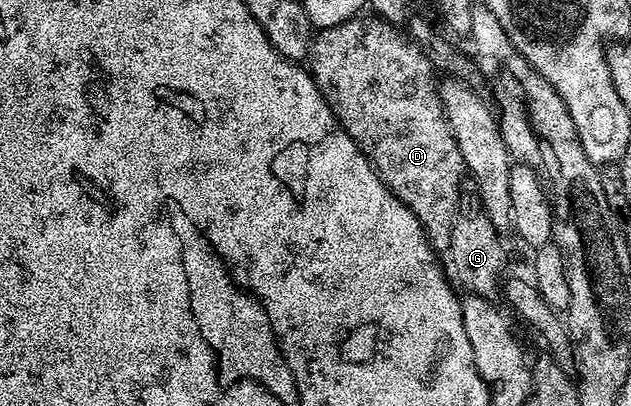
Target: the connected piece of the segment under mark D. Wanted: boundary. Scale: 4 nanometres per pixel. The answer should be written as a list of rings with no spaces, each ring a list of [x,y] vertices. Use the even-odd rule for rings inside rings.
[[[371,17],[365,23],[359,23],[359,18],[351,18],[349,21],[337,25],[336,27],[317,30],[315,32],[312,46],[310,48],[310,70],[313,79],[316,80],[318,89],[326,97],[330,109],[336,114],[337,124],[346,132],[362,149],[362,153],[368,158],[369,163],[375,167],[380,175],[380,179],[390,188],[397,199],[400,199],[418,217],[418,221],[424,227],[424,232],[428,240],[432,242],[432,248],[438,253],[447,252],[450,245],[450,233],[454,230],[454,217],[460,207],[460,193],[462,184],[466,179],[462,153],[458,153],[458,141],[454,141],[454,133],[450,133],[448,122],[442,109],[440,100],[440,89],[438,86],[438,72],[432,67],[428,60],[427,53],[419,43],[413,41],[399,26],[385,22],[379,17]]]

